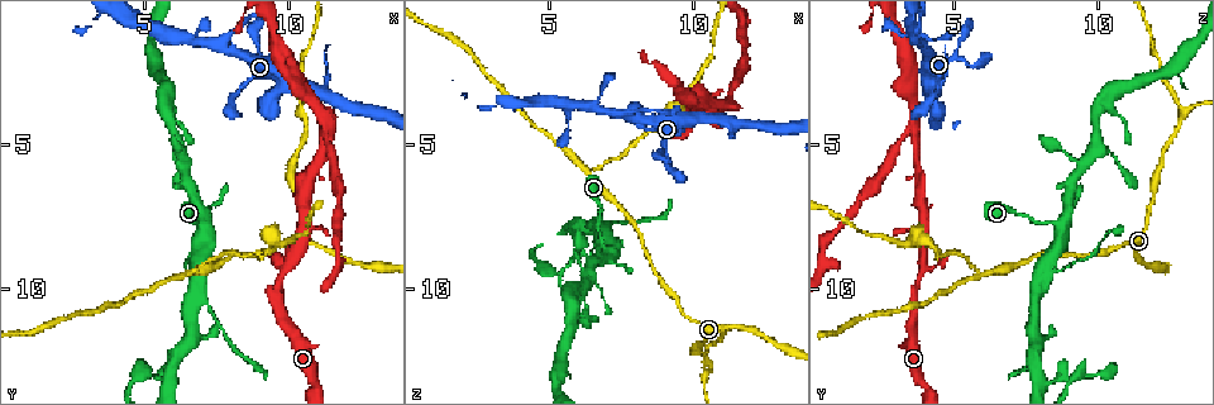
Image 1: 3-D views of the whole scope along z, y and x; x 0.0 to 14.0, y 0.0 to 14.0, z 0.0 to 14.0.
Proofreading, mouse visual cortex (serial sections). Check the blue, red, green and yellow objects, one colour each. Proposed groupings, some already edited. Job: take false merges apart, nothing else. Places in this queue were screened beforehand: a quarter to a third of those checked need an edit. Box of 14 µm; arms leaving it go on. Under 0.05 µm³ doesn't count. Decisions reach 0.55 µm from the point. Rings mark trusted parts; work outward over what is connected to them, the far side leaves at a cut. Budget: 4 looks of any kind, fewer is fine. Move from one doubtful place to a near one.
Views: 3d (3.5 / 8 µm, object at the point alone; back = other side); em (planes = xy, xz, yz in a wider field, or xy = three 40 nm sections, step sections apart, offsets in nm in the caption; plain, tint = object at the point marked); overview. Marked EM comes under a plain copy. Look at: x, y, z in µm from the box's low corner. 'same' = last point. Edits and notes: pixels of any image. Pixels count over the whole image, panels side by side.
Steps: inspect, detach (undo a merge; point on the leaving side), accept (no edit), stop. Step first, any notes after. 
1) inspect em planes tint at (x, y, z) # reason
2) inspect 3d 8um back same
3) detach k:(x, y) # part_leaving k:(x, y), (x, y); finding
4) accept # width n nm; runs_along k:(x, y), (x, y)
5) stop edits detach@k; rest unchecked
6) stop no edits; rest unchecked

inspect 3d 3.5um at (6.5, 9.6, 6.1) # three-way junction

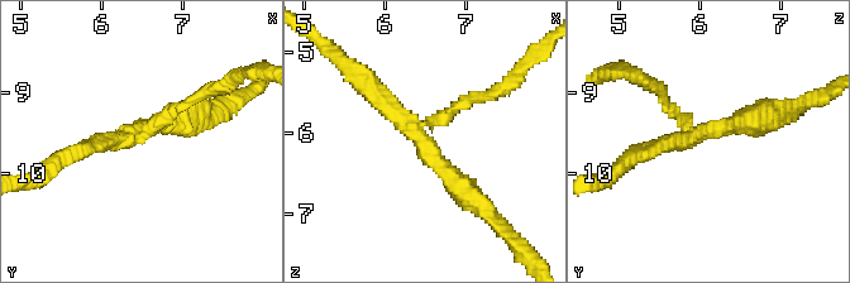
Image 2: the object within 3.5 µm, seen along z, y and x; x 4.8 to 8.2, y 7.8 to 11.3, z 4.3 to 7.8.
detach 2:(668, 109) # part_leaving 2:(688, 128), (663, 92), (640, 77); two cells meet here

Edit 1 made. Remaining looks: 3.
inspect overview

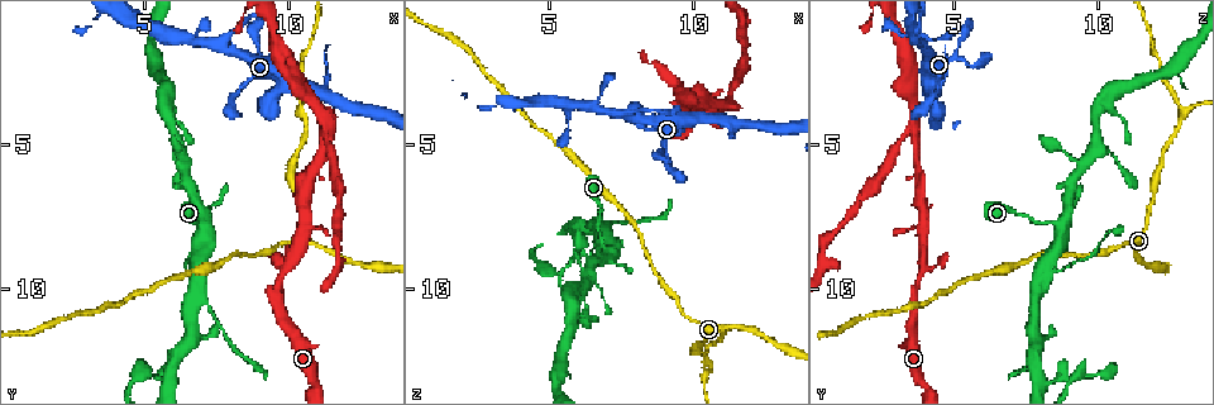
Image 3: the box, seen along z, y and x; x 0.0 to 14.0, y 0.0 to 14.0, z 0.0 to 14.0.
inspect 3d 8um at (6.9, 10.3, 7.8) # a fork

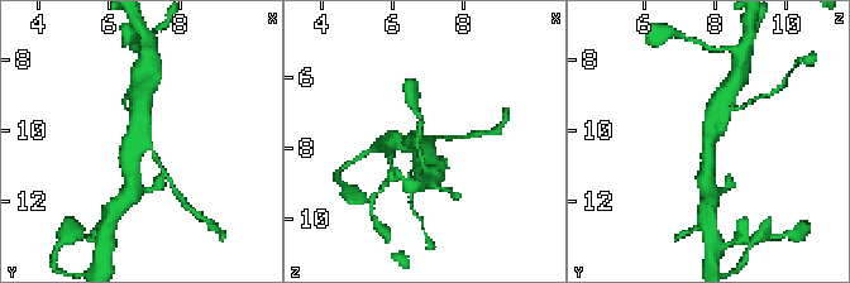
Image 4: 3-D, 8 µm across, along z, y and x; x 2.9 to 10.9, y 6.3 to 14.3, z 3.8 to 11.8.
inspect em xy step 3 tint at (6.8, 10.3, 7.8)

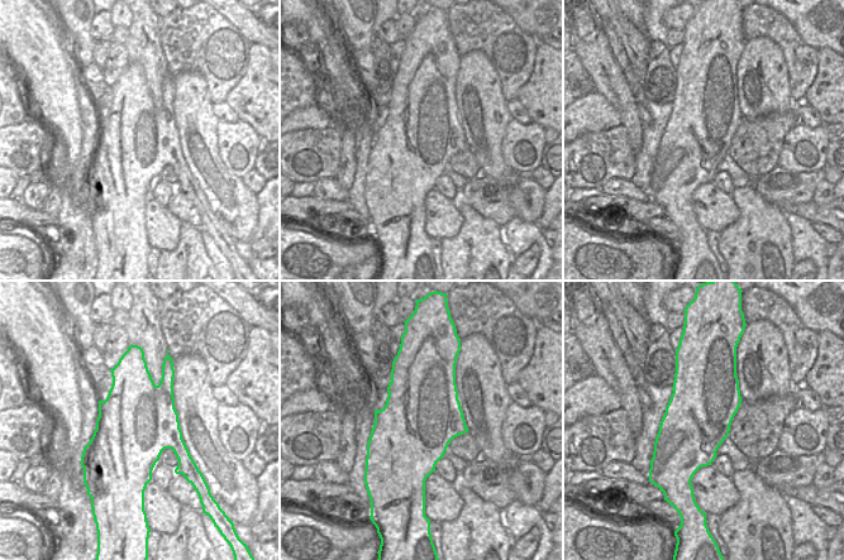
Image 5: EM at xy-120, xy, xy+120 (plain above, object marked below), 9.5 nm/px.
accept # width 750 nm; runs_along 4:(143, 108), (132, 177); all the same cell

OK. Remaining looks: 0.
stop edits detach@2; rest unchecked

